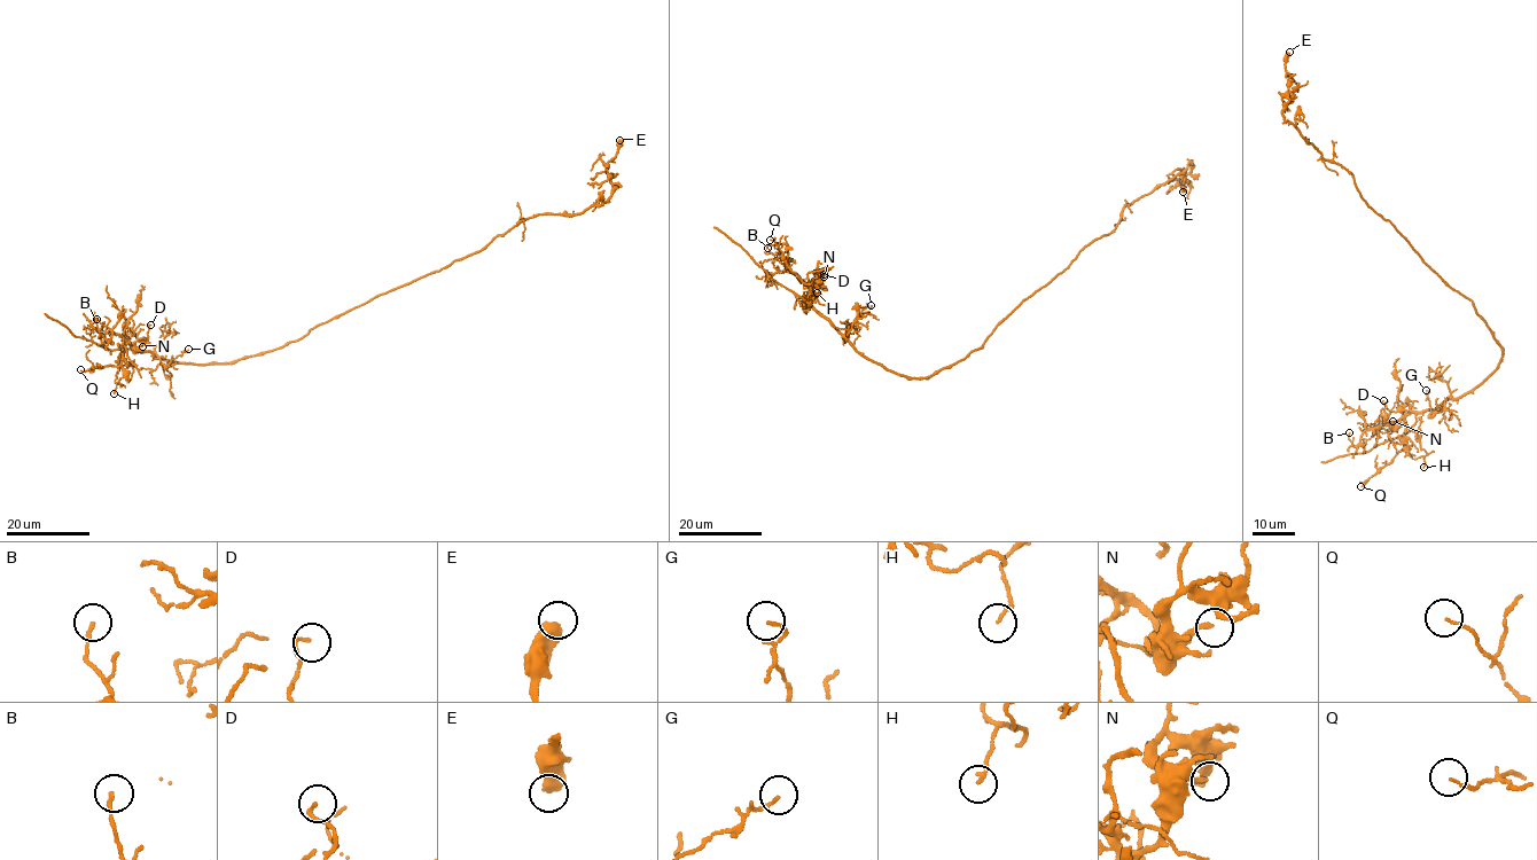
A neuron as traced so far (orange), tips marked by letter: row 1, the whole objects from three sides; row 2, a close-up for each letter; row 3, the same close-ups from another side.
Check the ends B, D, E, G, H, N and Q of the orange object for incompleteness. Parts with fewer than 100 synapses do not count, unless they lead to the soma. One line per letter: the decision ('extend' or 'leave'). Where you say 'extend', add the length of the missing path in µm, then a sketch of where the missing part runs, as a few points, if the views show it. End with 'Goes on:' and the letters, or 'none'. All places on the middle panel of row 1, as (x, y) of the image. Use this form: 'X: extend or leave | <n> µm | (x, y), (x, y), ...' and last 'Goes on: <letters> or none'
B: leave
D: leave
E: leave
G: leave
H: leave
N: leave
Q: leave
Goes on: none

